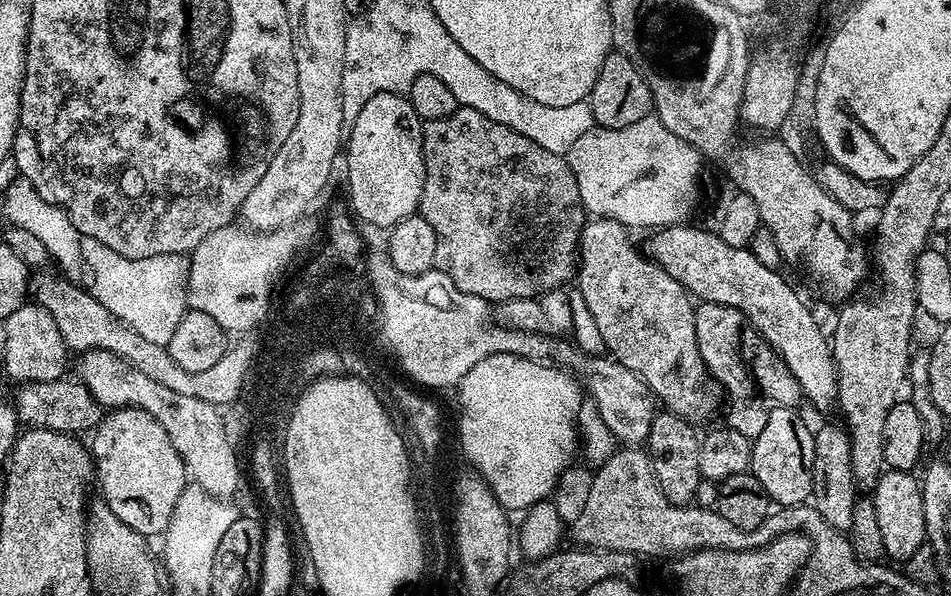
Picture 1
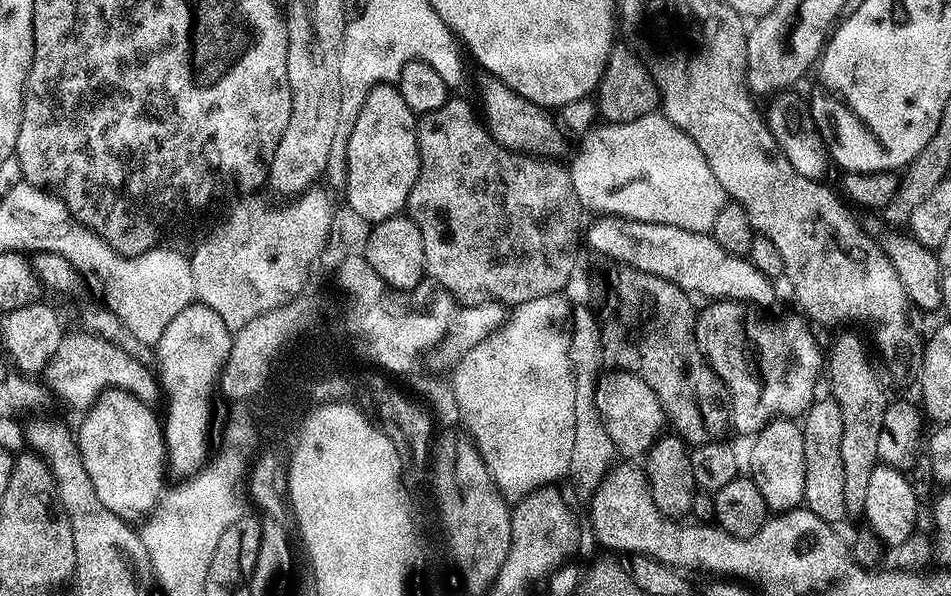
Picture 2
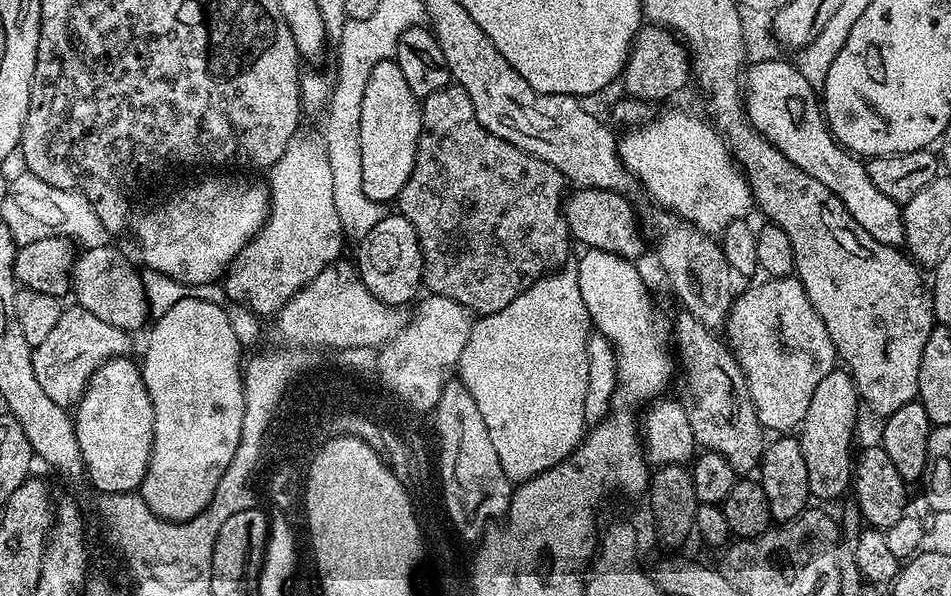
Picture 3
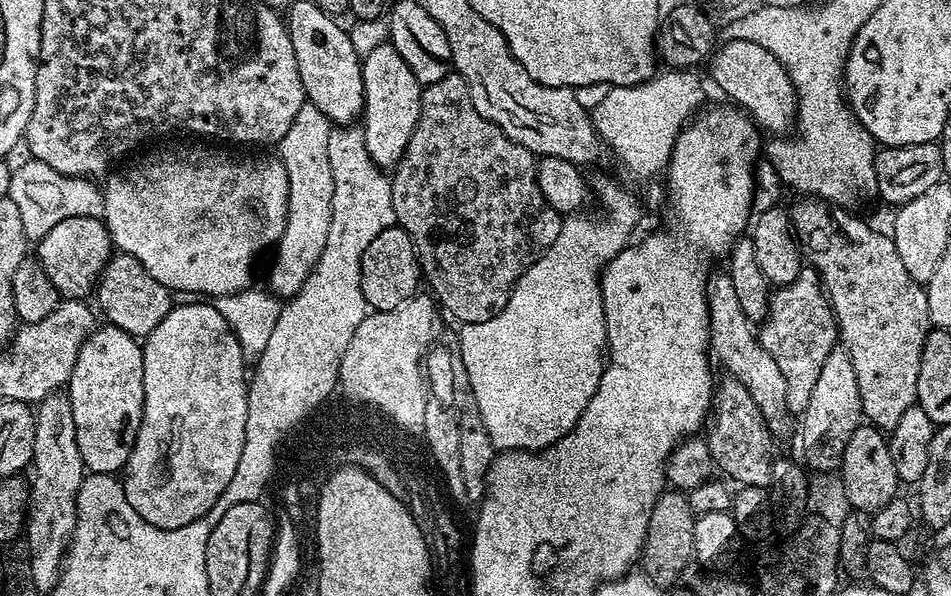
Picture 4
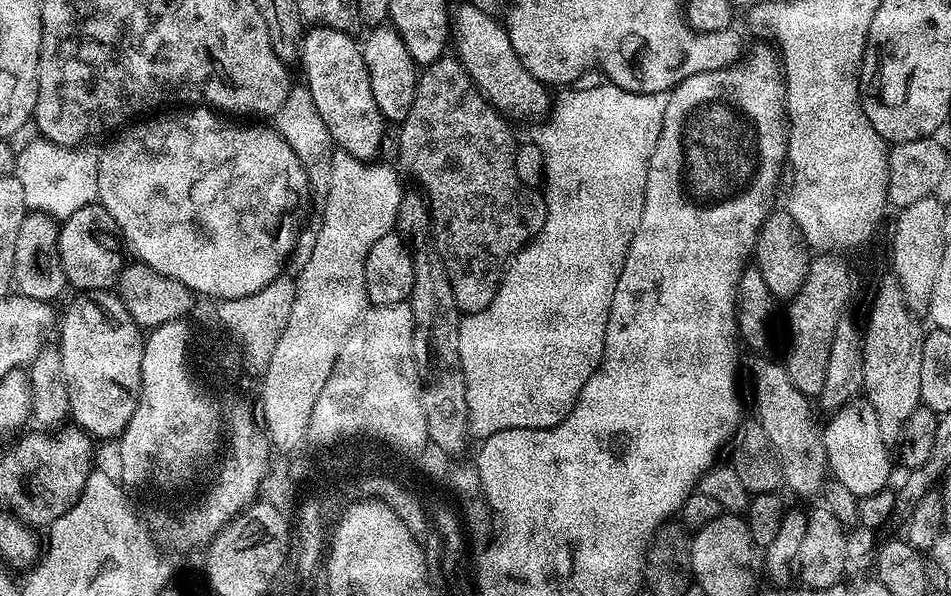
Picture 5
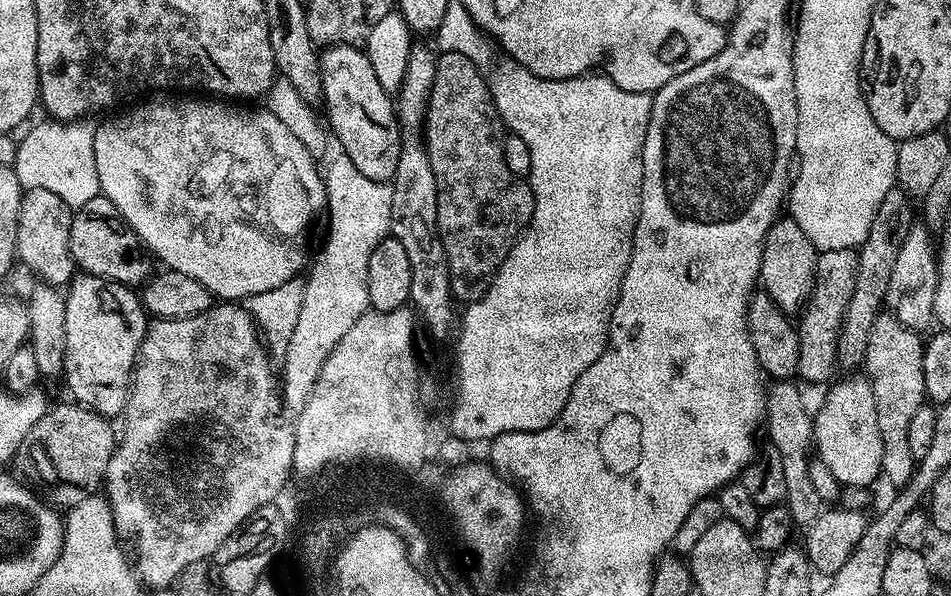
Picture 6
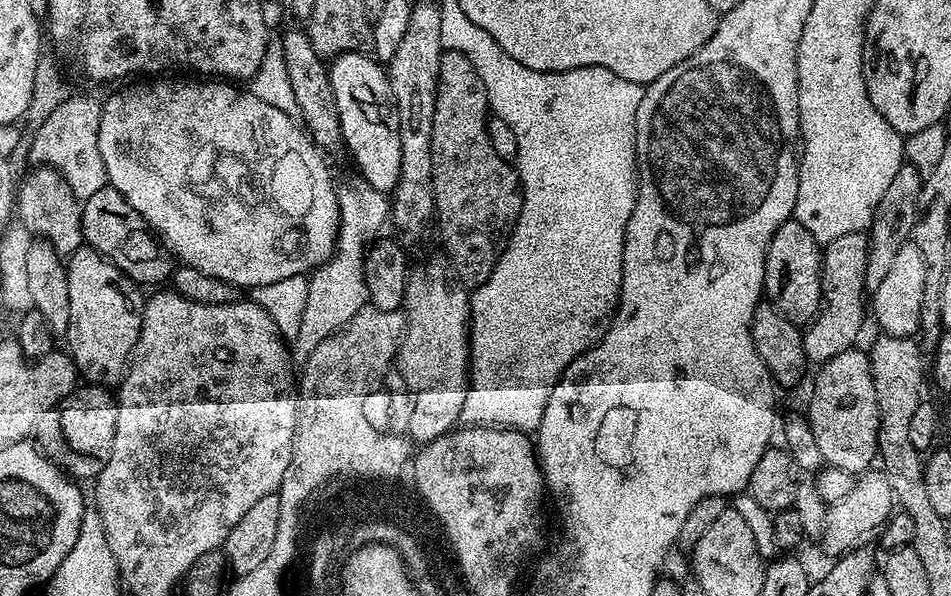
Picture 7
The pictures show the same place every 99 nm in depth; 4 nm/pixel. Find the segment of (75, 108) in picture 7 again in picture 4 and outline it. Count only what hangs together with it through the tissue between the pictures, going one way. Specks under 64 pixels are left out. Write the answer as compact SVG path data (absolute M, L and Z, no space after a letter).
M25 160L25 164L17 163L13 167L7 199L18 206L18 214L22 214L22 230L29 241L39 242L51 228L66 218L100 216L103 213L104 193L99 183L82 176L58 174L58 170L46 166L46 162L41 160Z

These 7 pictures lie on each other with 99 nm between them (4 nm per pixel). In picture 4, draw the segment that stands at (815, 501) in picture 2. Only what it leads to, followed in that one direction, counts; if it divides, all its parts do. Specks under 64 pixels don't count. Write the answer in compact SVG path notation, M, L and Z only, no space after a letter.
M843 346L830 350L826 363L818 374L818 382L810 393L810 402L806 402L806 410L799 420L803 463L816 474L835 473L846 450L846 442L850 442L850 434L854 434L854 430L862 423L858 378L854 375L854 362L850 362L850 354Z

